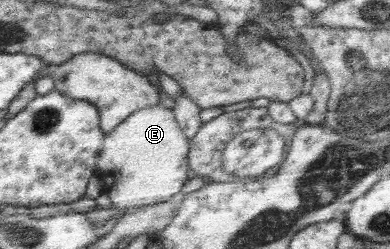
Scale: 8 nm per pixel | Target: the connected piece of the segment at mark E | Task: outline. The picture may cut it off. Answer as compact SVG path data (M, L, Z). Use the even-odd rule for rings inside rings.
M165 100L155 106L133 112L115 130L106 134L94 172L100 176L102 192L111 199L111 206L127 214L147 205L165 202L181 190L189 172L188 152L189 142L175 121L174 112L169 103Z

